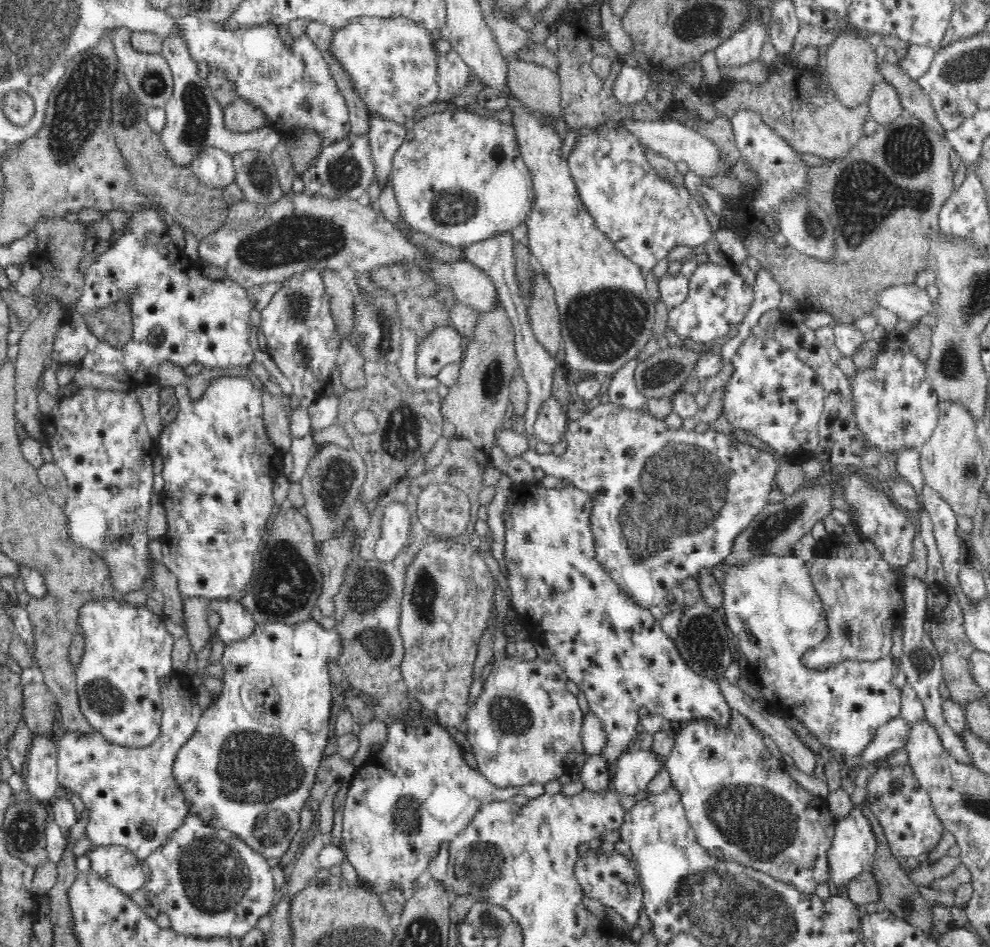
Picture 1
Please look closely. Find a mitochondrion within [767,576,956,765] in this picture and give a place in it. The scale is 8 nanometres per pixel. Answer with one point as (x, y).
(918, 659)

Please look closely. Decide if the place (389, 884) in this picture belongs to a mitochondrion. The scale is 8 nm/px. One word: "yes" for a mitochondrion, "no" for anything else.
no

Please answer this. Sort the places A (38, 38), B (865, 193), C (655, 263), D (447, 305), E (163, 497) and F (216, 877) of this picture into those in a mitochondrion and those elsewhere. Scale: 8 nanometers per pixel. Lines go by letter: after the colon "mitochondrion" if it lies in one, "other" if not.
A: mitochondrion
B: mitochondrion
C: other
D: other
E: other
F: mitochondrion

